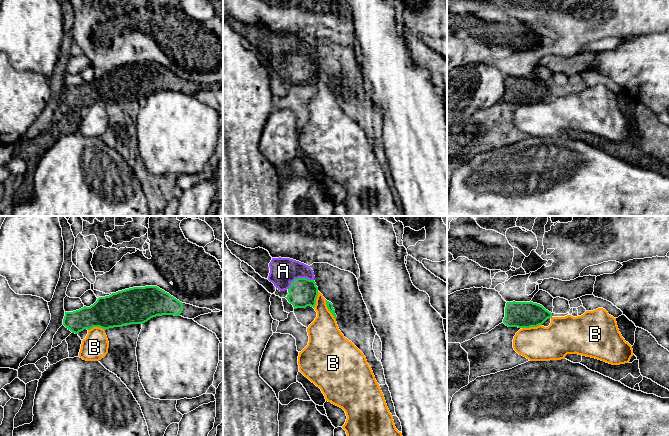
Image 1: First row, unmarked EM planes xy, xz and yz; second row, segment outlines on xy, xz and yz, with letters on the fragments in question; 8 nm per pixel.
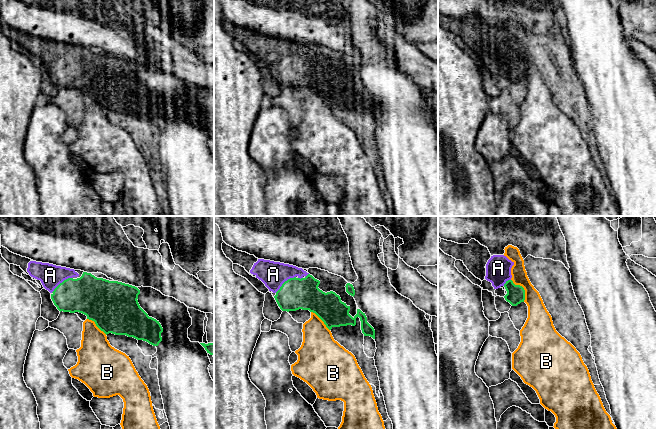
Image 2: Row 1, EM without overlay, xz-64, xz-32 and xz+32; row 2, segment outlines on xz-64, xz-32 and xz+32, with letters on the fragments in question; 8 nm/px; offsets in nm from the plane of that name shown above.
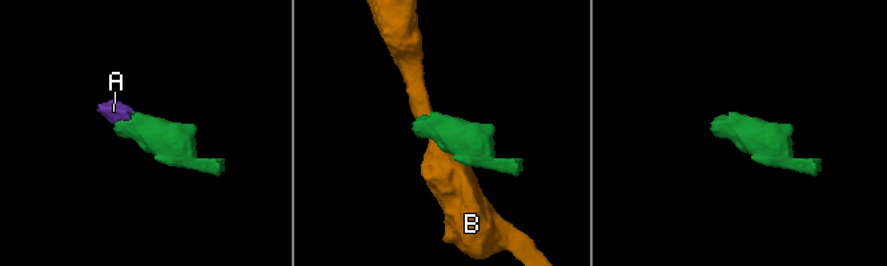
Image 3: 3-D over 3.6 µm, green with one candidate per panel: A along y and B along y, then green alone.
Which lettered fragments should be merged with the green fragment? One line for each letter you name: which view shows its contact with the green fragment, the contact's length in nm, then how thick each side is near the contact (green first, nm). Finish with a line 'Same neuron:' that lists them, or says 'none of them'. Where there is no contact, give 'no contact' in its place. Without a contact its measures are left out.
A: xz | 220 nm | 220/220 nm
Same neuron: A

